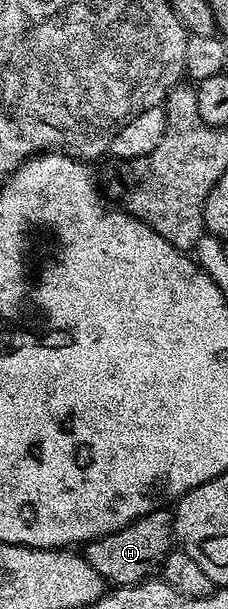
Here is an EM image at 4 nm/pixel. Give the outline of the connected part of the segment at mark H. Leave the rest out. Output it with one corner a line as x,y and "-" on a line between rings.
168,508
156,509
154,513
143,515
127,527
115,531
111,535
103,535
99,539
88,542
84,546
83,555
101,572
106,582
114,586
137,585
146,580
153,568
160,566
169,556
175,545
173,532
173,515

